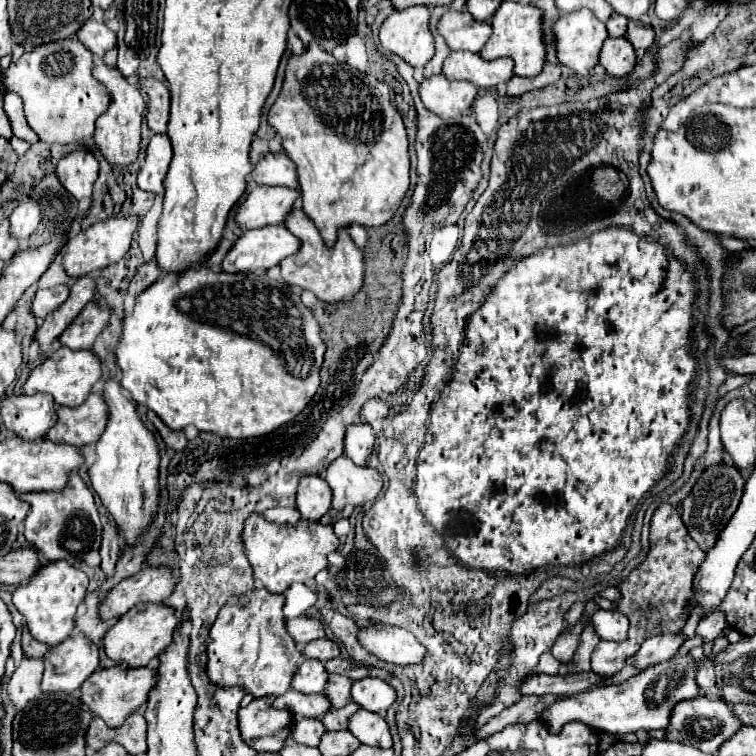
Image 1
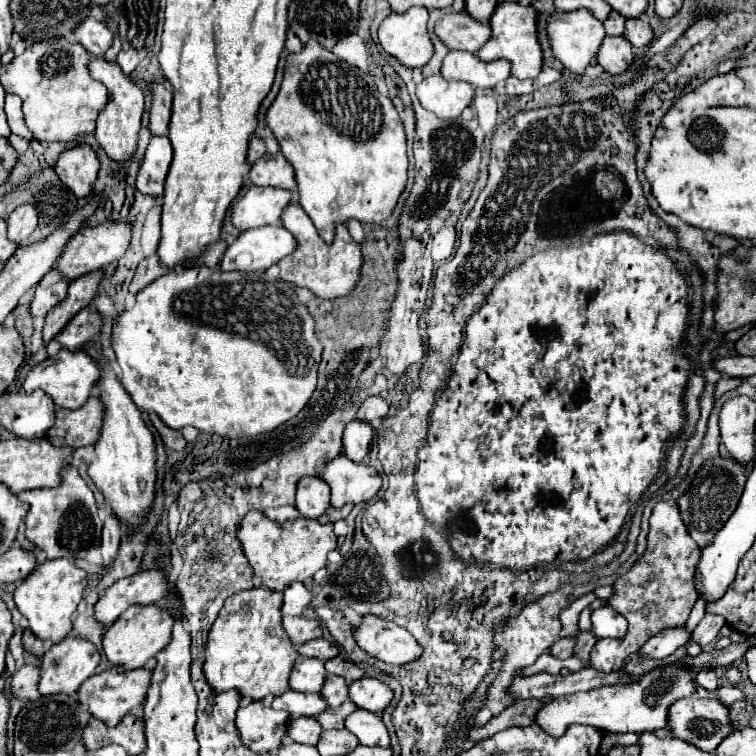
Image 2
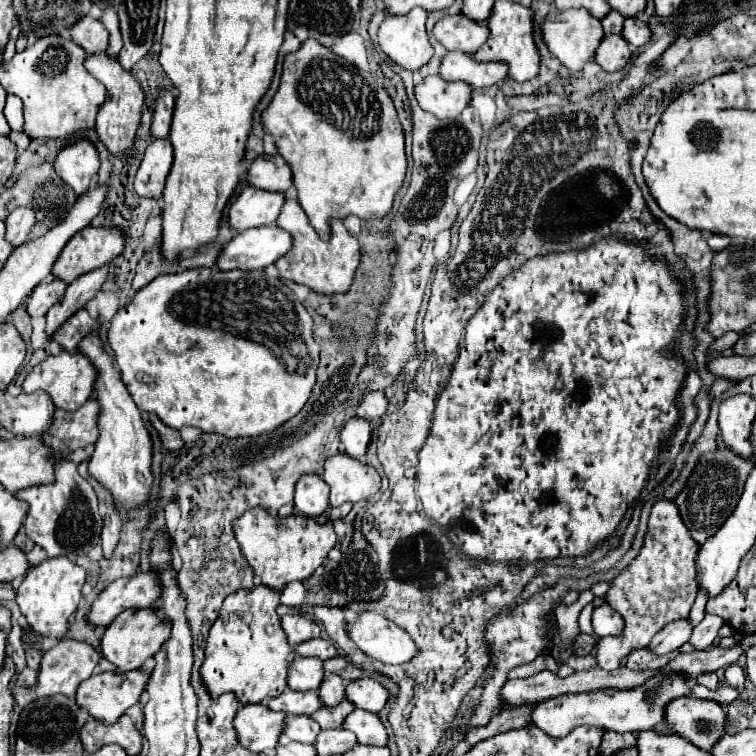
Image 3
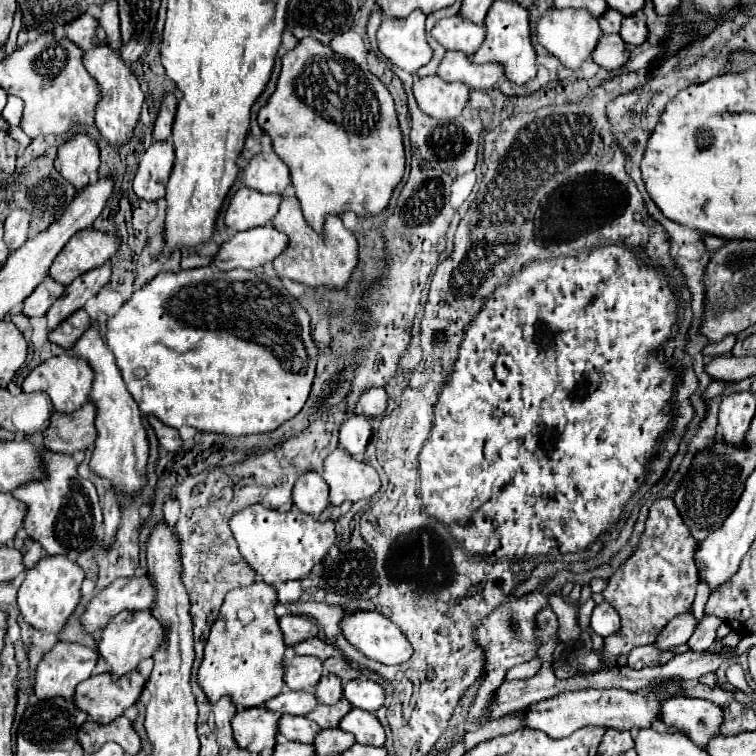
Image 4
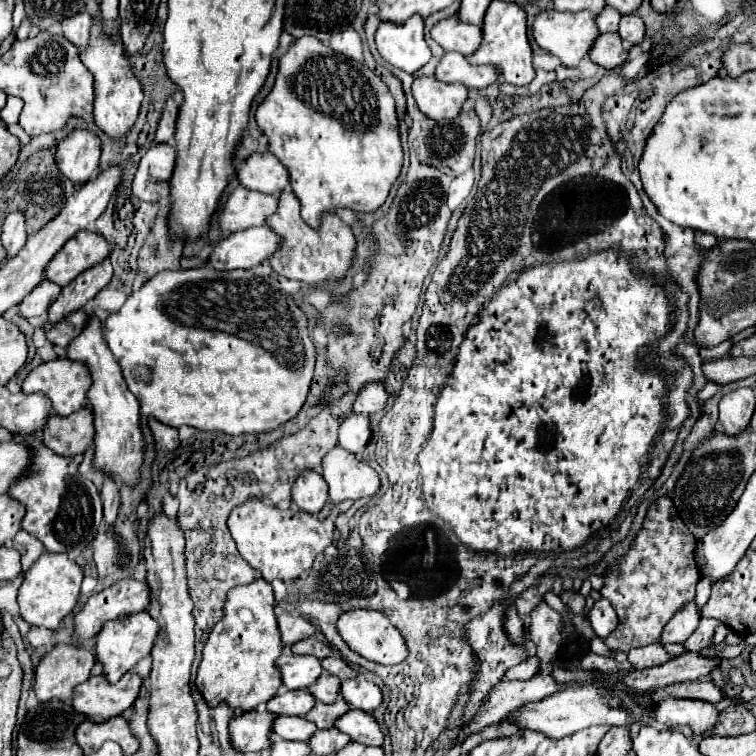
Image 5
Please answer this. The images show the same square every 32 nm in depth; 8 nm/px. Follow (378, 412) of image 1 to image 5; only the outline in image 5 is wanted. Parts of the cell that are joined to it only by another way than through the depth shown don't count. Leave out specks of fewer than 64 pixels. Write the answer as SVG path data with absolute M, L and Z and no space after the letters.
M366 384L364 388L360 388L352 408L356 414L378 414L384 410L388 400L388 394L384 390L382 384Z

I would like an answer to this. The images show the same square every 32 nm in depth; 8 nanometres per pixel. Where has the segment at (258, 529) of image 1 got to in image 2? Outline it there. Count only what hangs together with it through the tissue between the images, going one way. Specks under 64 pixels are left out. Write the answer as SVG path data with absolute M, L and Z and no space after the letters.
M250 510L238 526L238 538L242 544L242 552L248 558L254 576L262 580L262 586L282 592L290 582L308 582L316 570L326 566L326 554L336 548L336 534L332 530L332 522L320 524L318 520L296 518L286 520L282 524L270 520L262 510Z

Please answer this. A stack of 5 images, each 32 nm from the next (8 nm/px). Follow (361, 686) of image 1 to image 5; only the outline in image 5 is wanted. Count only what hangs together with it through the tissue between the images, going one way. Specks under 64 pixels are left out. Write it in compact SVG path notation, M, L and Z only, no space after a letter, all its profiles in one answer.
M352 678L340 684L340 696L350 704L350 708L358 708L364 712L374 712L382 704L382 692L372 680Z

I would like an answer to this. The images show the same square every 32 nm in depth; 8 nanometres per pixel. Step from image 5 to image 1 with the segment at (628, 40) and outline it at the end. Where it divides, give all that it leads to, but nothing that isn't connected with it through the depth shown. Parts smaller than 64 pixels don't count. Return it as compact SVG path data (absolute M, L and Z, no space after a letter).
M630 20L628 30L626 30L626 38L630 40L630 44L636 50L644 52L654 44L654 30L650 24L644 24L642 20Z

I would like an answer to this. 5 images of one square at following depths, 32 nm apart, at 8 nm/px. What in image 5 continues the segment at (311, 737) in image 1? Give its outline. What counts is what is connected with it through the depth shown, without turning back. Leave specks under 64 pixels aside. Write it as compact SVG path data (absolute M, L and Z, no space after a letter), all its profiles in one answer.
M276 716L272 724L272 732L278 734L284 740L298 740L306 742L318 728L312 726L312 722L304 718L292 718L292 716Z

